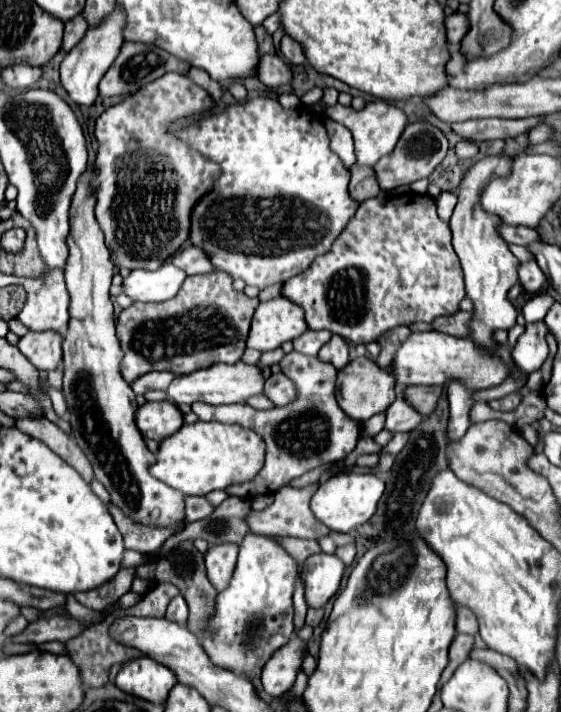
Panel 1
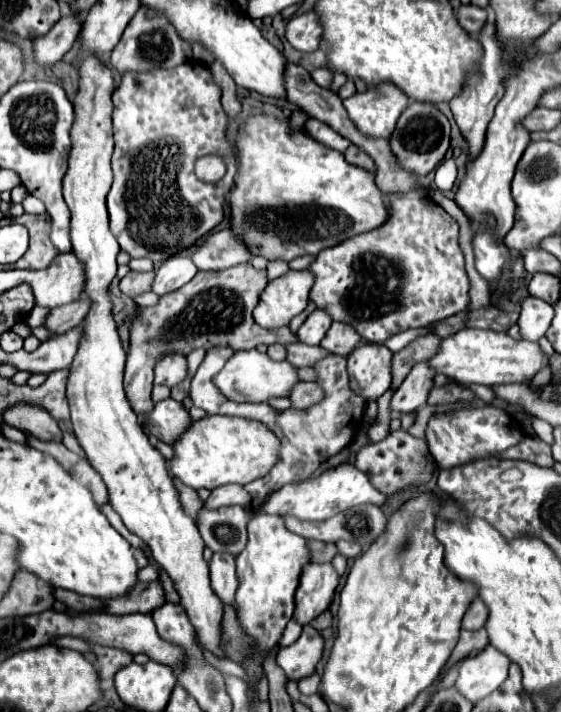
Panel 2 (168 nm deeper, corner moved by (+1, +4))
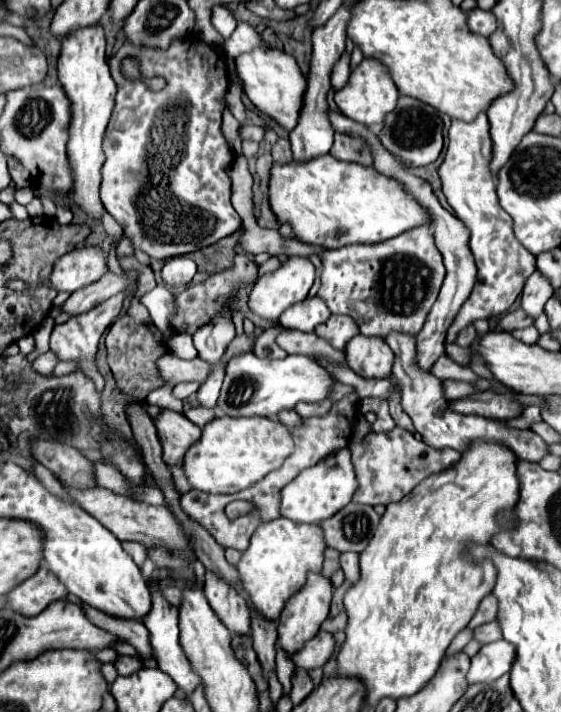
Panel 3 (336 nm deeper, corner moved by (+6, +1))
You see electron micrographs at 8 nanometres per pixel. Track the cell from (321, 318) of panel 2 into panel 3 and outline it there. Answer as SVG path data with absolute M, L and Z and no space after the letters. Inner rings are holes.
M306 296L302 302L290 306L286 312L282 312L278 322L292 330L312 332L314 326L328 320L328 316L330 316L330 310L320 296Z

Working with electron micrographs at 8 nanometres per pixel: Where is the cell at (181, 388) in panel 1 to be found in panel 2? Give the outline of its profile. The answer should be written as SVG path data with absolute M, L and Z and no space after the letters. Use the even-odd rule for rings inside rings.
M257 349L251 351L243 351L243 353L233 353L229 357L229 361L225 363L225 367L213 377L213 383L217 385L217 389L231 401L237 403L263 403L269 397L287 397L287 393L291 391L291 385L295 385L297 379L297 371L293 365L289 365L287 361L271 361L267 357L267 353L259 353Z

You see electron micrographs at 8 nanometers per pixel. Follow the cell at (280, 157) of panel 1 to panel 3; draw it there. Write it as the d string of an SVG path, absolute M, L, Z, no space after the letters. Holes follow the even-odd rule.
M324 154L320 158L308 162L290 162L290 164L274 164L270 178L270 206L278 216L280 224L290 222L298 240L312 246L326 248L342 248L350 244L378 244L400 236L418 226L430 226L430 214L418 200L404 188L404 184L396 178L384 176L376 172L372 166L360 166L354 162L340 162L334 156Z

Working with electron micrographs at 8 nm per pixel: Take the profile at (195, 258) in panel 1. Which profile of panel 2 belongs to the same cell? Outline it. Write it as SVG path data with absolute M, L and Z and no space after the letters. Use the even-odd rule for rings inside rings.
M215 231L207 235L191 253L191 261L201 271L221 271L251 259L251 253L233 241L231 231Z

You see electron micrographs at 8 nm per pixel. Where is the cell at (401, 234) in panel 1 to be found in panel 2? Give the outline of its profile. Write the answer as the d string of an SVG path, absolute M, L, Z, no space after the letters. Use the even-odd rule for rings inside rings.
M417 191L403 195L391 193L387 197L387 211L389 217L383 225L349 237L335 247L323 249L309 265L309 271L315 275L309 301L315 309L327 311L333 321L351 325L365 341L371 343L383 343L395 333L419 329L469 309L469 277L465 271L465 257L459 247L457 221L445 213L443 207Z

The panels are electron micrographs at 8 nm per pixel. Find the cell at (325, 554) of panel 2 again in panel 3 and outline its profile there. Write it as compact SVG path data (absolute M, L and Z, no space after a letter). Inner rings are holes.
M334 548L326 550L326 560L324 560L324 568L322 568L322 576L330 578L336 570L340 568L340 552Z

